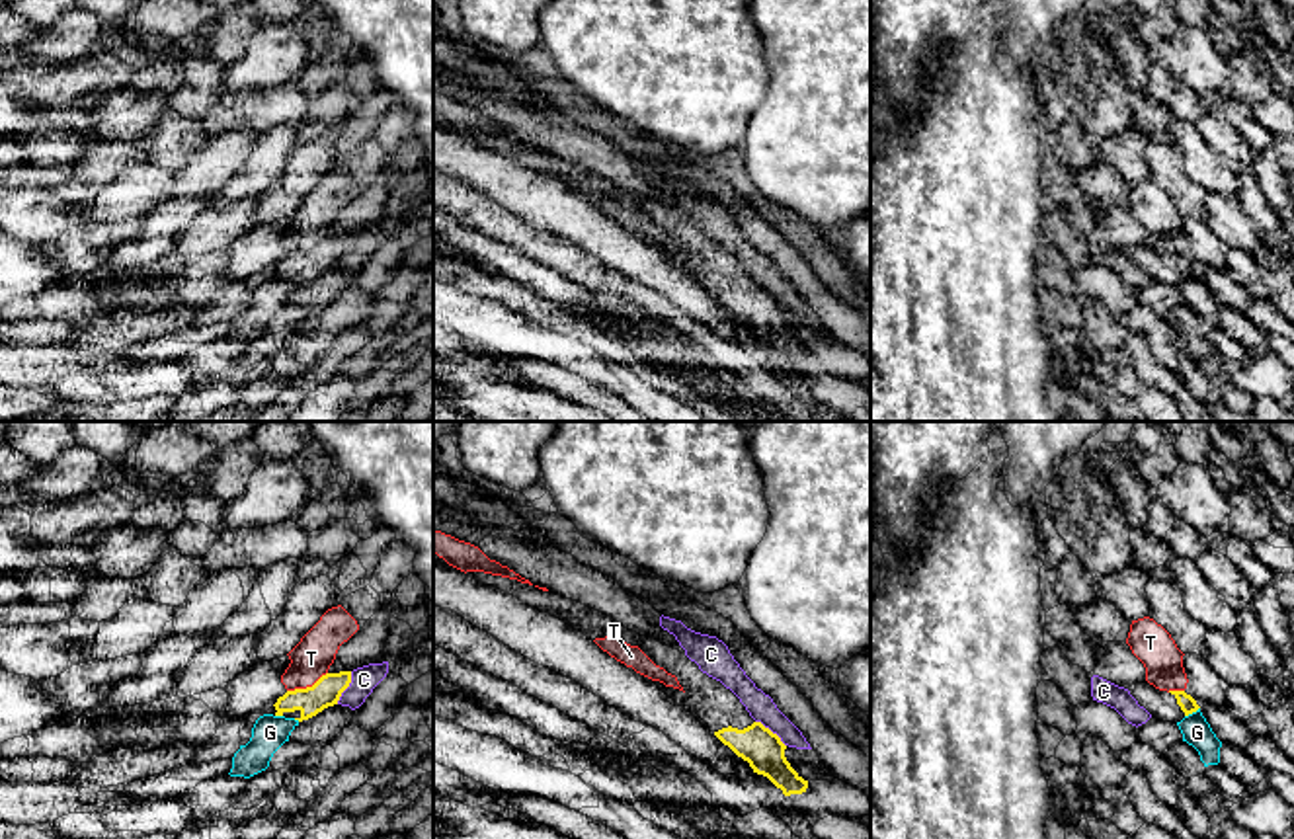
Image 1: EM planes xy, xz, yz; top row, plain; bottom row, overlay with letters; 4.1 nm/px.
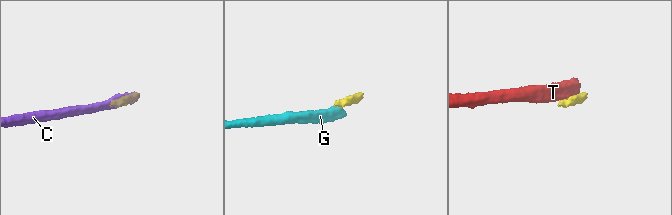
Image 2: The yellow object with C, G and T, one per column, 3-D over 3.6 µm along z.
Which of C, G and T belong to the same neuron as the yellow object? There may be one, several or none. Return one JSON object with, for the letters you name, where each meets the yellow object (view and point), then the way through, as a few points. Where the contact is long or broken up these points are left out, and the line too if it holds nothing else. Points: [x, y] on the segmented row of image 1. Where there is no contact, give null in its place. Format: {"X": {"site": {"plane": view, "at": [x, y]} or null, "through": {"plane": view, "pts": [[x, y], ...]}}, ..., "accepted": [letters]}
{"accepted": []}

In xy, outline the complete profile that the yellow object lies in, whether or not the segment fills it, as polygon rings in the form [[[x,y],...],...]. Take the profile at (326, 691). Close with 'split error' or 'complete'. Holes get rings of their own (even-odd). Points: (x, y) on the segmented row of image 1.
[[[351,671],[326,673],[312,687],[287,691],[263,714],[308,720],[328,706],[338,704],[342,693],[351,683]]]; split error

